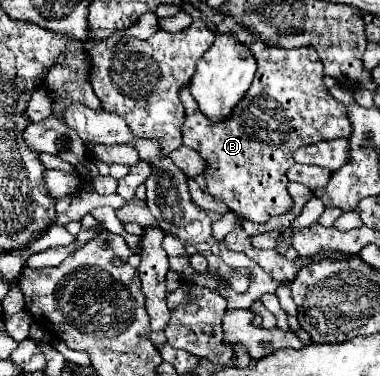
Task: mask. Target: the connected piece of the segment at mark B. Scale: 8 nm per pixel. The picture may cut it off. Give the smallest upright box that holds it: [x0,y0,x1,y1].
[180,16,352,223]

